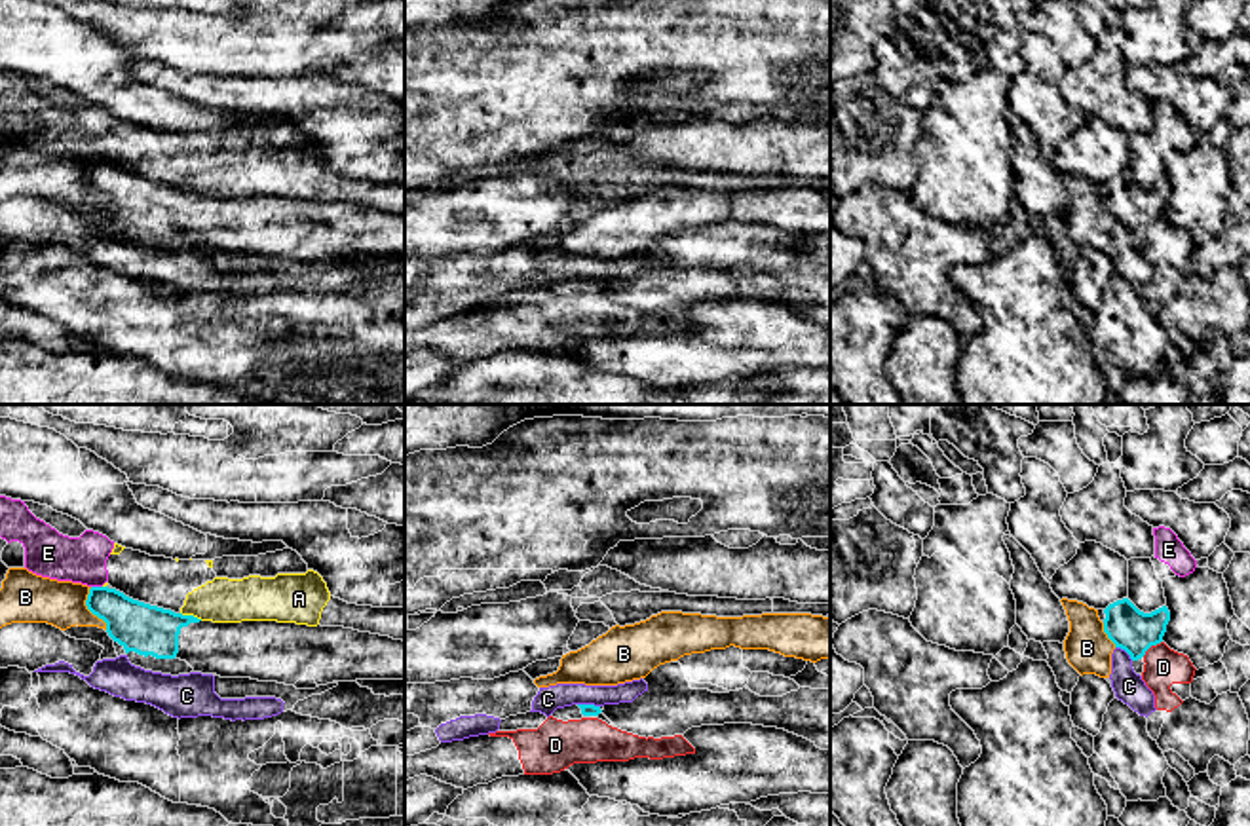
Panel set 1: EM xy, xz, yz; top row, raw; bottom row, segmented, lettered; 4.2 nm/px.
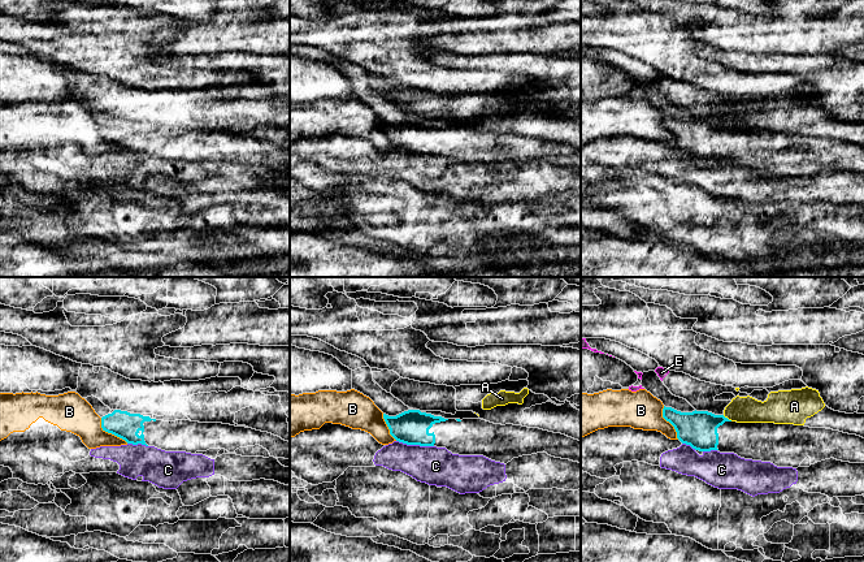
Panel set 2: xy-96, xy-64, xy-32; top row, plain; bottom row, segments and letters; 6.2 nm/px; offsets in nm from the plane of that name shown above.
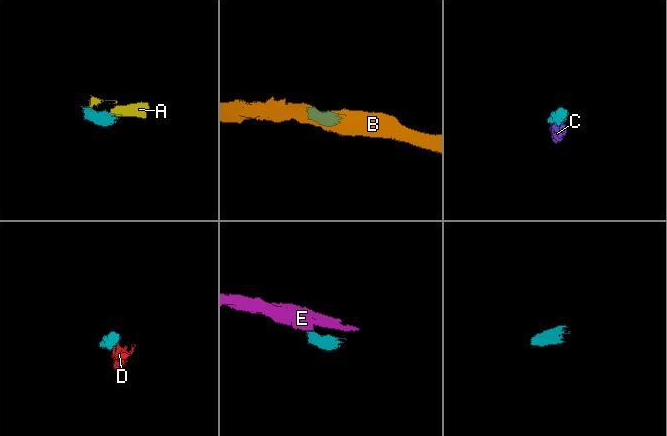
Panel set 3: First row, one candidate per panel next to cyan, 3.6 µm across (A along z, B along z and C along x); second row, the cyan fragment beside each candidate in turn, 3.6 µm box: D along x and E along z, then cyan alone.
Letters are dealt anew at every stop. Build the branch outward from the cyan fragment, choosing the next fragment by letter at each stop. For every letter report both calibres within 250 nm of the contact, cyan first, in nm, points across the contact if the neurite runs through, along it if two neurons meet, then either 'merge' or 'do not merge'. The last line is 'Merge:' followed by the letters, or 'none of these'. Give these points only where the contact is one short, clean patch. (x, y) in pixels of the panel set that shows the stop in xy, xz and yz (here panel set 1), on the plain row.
A: calibres 220 and 190 nm; do not merge
B: calibres 220 and 200 nm; do not merge
C: calibres 180 and 130 nm; border yz (1116, 221), (1133, 234); do not merge
D: calibres 180 and 160 nm; border yz (1161, 215), (1142, 230); do not merge
E: calibres 220 and 190 nm; border xy (92, 160), (101, 162); do not merge
Merge: none of these

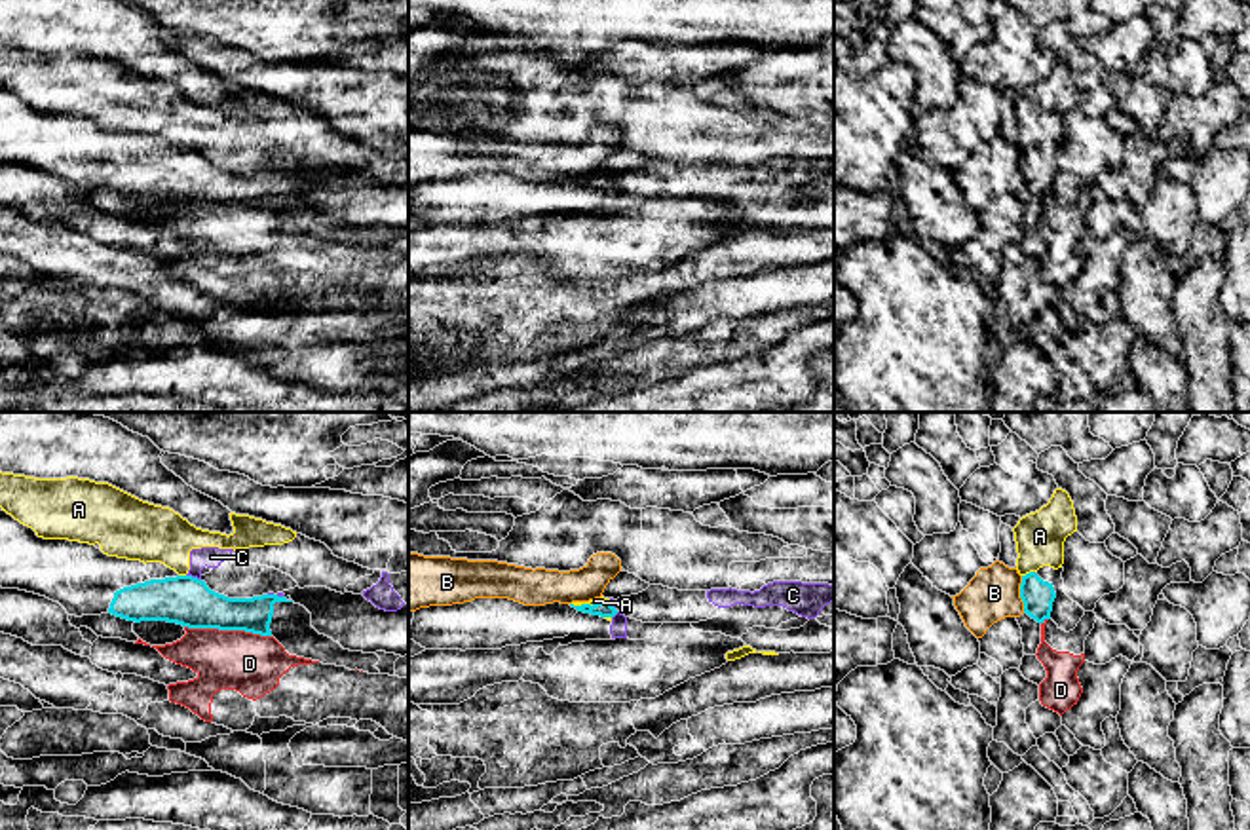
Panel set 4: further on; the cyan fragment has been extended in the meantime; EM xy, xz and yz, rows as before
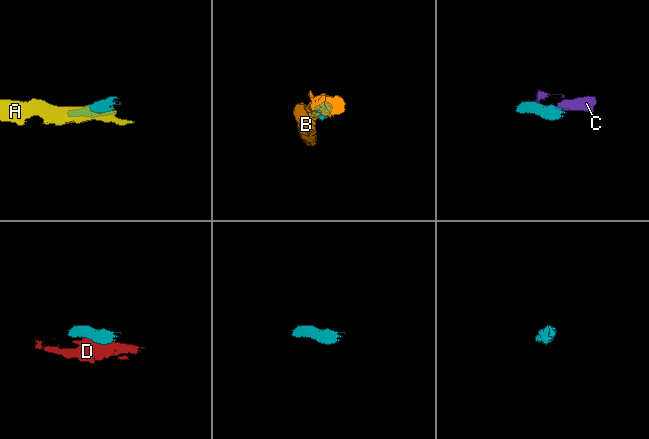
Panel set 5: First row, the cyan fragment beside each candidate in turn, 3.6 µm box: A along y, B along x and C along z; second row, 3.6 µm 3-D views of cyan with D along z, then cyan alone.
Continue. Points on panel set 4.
A: calibres 140 and 220 nm; border yz (1034, 145), (1022, 150); do not merge
B: calibres 140 and 220 nm; do not merge
C: calibres 220 and 90 nm; do not merge
D: calibres 220 and 260 nm; border xy (185, 200), (244, 204), (270, 211); do not merge
Merge: none of these

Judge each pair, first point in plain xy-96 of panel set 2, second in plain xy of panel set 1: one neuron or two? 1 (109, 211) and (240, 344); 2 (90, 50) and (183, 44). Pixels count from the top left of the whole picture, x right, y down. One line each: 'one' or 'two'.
1: one
2: two

